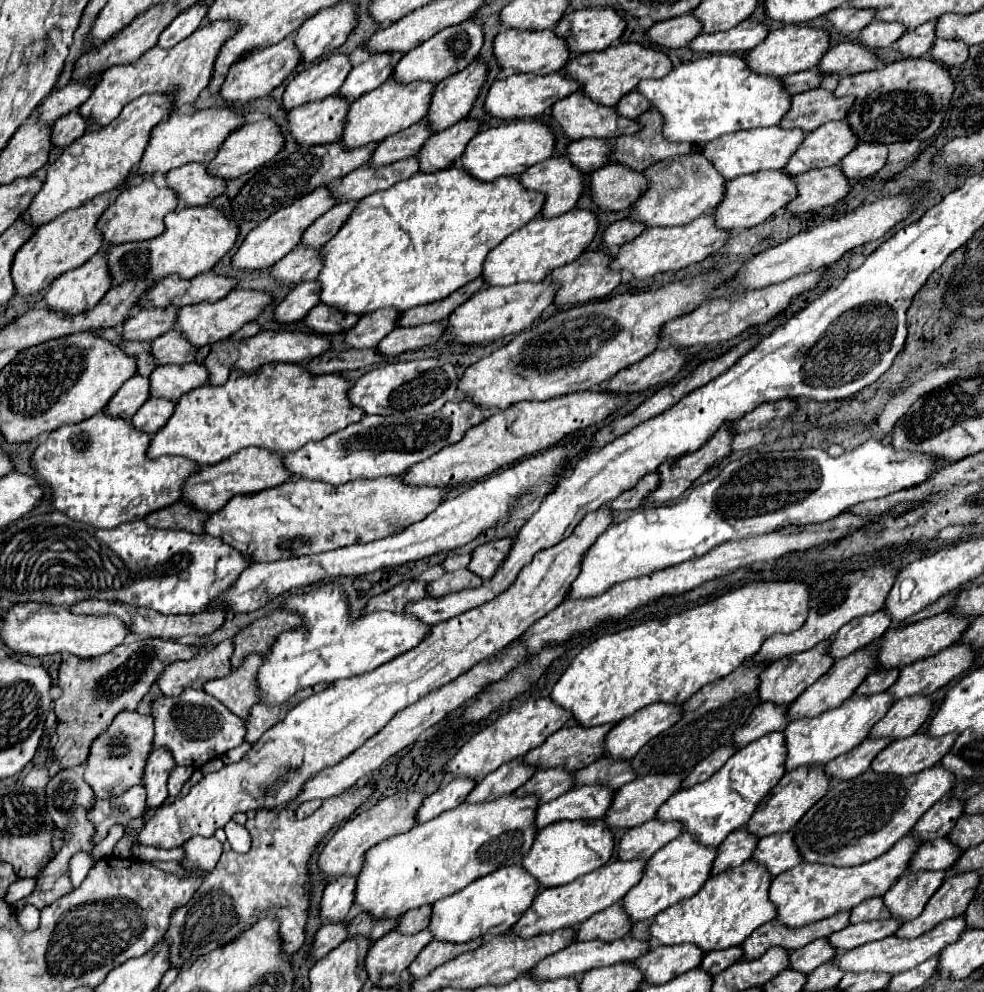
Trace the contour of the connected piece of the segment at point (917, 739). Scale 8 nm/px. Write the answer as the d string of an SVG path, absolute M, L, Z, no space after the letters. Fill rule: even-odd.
M914 733L906 739L896 739L872 761L872 769L876 773L894 773L902 777L920 773L940 763L948 749L952 749L954 741L956 733L948 733L944 737L928 737L928 733Z

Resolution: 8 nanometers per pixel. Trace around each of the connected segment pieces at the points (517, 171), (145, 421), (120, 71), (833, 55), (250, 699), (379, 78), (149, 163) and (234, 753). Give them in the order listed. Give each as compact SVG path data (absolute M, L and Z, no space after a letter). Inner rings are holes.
M512 121L508 125L480 131L462 155L462 167L480 181L494 181L502 175L522 175L528 167L548 159L554 153L554 133L540 121Z
M150 399L146 401L140 411L134 415L132 423L136 429L146 431L146 433L156 433L156 429L162 429L164 421L172 417L176 403L174 401L164 401L164 399Z
M234 21L208 23L208 25L198 27L188 39L180 41L178 45L174 45L170 49L152 47L148 53L144 53L132 65L114 65L112 69L108 69L108 73L104 73L104 77L100 77L90 99L80 107L80 113L84 117L92 115L96 125L108 125L120 115L124 105L128 105L130 101L138 99L144 93L154 93L154 91L164 91L164 89L166 91L180 89L176 107L182 107L186 103L194 103L198 99L200 91L206 89L208 83L212 81L214 61L222 49L222 43L226 39L230 39L238 27L240 25Z
M840 43L832 47L820 61L820 71L832 75L854 75L860 71L872 71L880 63L880 55L860 43Z
M246 655L238 669L232 669L228 677L212 679L204 683L204 691L216 699L220 699L232 713L240 719L248 719L252 705L258 701L260 693L256 689L256 671L260 667L260 655Z
M396 51L372 53L368 57L368 61L352 67L350 75L346 77L346 81L338 93L342 97L346 97L348 101L354 101L360 95L380 87L386 79L390 79L390 75L394 73L394 67L402 59L402 55L404 53L396 53Z
M210 107L194 113L178 113L174 111L164 123L160 123L152 131L152 139L144 151L142 161L136 169L140 169L142 175L152 173L168 173L174 167L180 167L184 163L196 161L196 163L208 163L212 157L216 157L216 149L224 143L224 137L232 131L236 131L244 123L246 113L234 109L234 107Z
M242 743L242 745L238 745L236 749L230 749L228 753L224 753L222 761L224 761L224 763L236 763L236 761L242 759L242 753L246 753L250 747L252 747L250 743Z

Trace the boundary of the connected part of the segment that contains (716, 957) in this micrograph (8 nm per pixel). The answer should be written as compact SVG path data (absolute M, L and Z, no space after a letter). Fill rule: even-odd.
M732 947L732 949L722 949L716 953L708 953L700 965L700 969L716 975L722 969L734 965L736 961L740 961L740 947Z

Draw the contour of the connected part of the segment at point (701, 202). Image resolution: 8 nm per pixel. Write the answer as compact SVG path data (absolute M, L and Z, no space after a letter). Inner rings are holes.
M702 153L660 161L658 165L648 167L644 175L650 181L650 189L630 207L630 219L642 221L648 227L686 225L700 217L706 209L714 209L720 203L720 197L724 197L726 179L720 177L716 167Z

